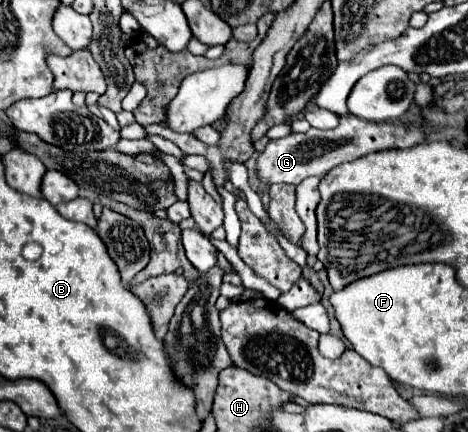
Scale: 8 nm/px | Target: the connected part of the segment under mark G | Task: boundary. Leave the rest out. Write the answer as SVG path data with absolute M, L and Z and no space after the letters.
M340 117L340 125L330 131L310 129L308 133L288 135L276 141L270 141L258 159L258 179L266 185L288 183L300 185L306 177L324 177L332 167L354 161L364 155L384 151L384 149L408 149L426 139L426 129L422 123L412 127L398 123L368 123L356 117Z

